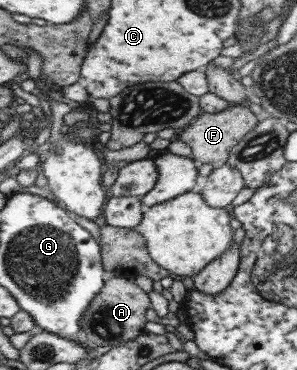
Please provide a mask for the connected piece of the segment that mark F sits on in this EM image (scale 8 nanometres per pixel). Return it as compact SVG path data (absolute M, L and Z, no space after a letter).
M230 104L226 109L215 113L200 113L189 125L177 131L175 138L187 144L195 163L227 162L231 148L258 123L247 104Z

